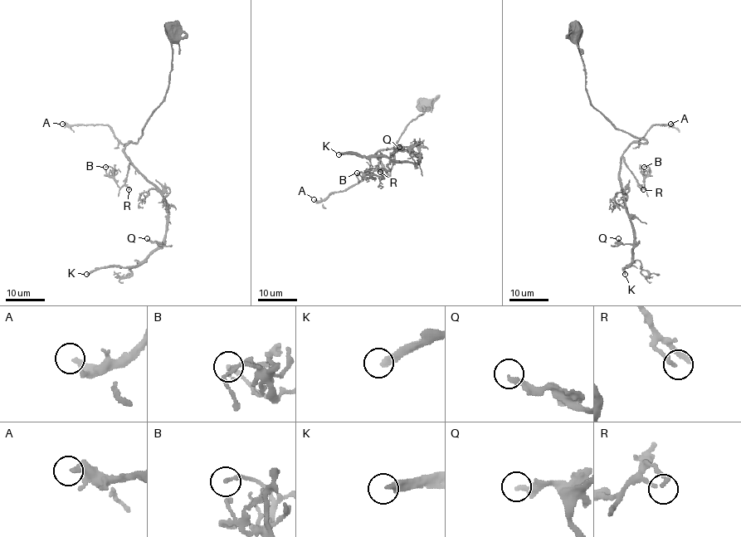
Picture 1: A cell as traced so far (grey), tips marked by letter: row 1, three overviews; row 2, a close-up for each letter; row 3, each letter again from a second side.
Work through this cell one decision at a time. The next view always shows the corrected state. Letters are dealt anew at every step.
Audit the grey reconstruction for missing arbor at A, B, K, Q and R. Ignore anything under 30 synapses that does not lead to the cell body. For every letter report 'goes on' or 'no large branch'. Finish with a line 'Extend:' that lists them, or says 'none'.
A: goes on
B: no large branch
K: goes on
Q: no large branch
R: no large branch
Extend: A, K

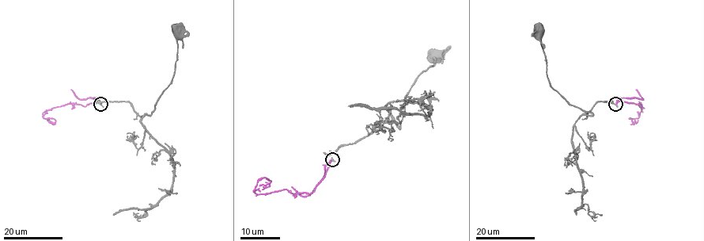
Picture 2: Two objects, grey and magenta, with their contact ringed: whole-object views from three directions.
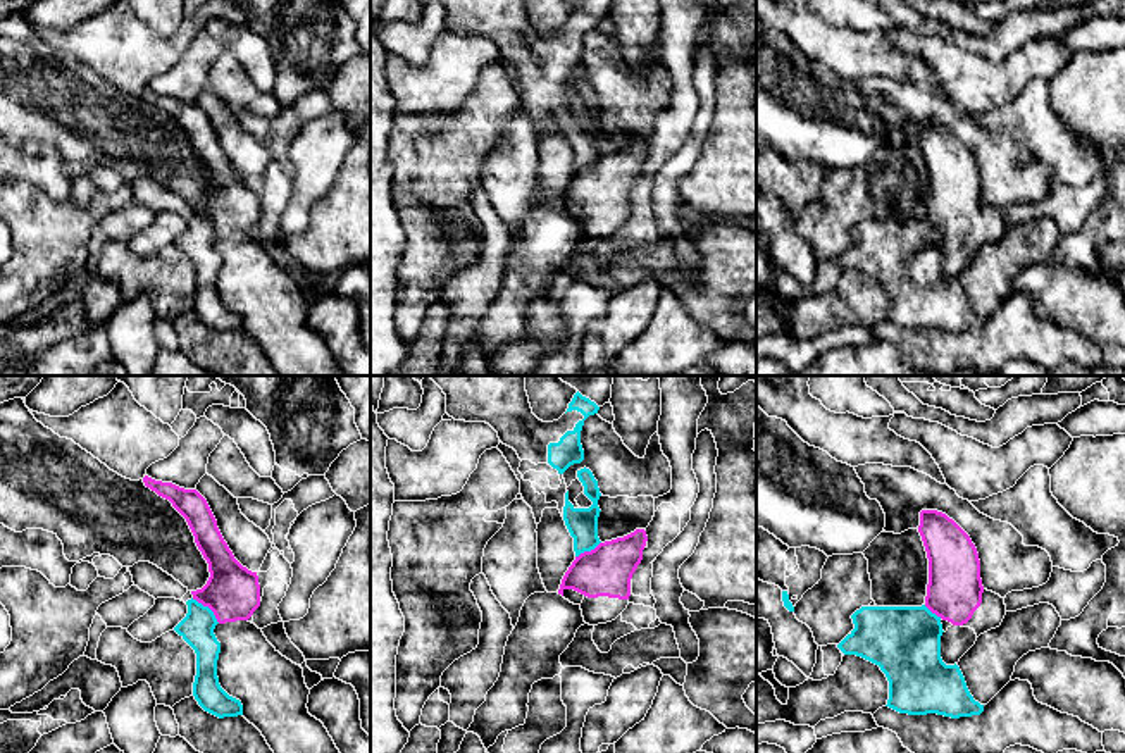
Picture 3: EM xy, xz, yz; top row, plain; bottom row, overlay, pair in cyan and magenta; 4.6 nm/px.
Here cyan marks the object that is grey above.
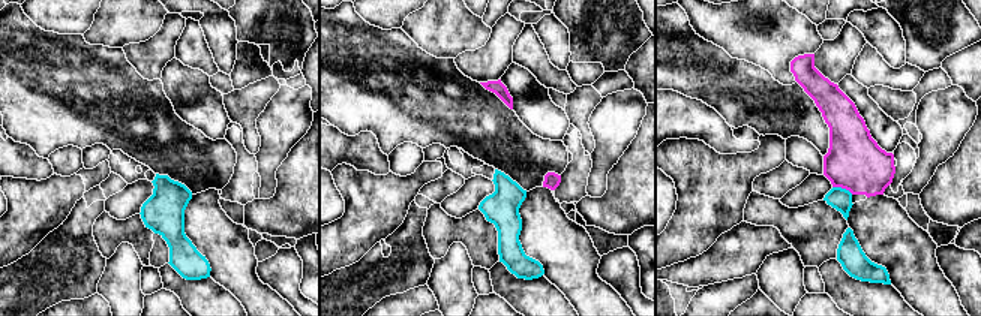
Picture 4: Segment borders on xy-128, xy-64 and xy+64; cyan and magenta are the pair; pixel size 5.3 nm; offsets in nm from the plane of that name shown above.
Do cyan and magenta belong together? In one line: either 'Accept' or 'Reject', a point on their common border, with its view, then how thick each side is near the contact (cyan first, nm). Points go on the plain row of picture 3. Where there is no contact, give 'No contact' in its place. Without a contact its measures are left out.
Reject. Touches cyan at xy (207, 221). Thickness 160 nm (cyan) against 260 nm

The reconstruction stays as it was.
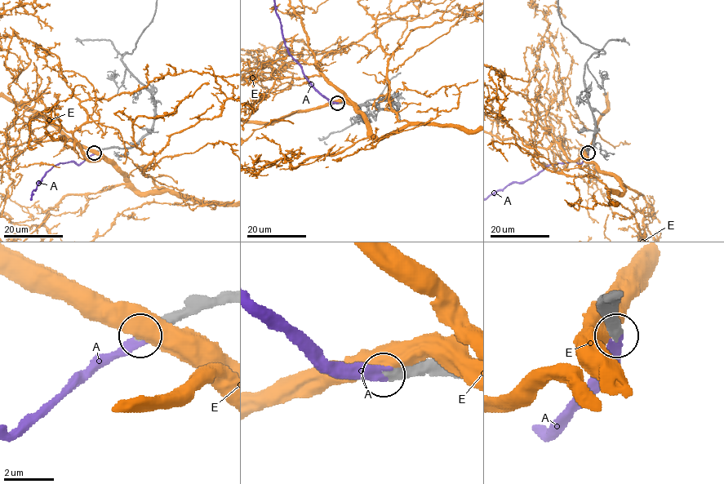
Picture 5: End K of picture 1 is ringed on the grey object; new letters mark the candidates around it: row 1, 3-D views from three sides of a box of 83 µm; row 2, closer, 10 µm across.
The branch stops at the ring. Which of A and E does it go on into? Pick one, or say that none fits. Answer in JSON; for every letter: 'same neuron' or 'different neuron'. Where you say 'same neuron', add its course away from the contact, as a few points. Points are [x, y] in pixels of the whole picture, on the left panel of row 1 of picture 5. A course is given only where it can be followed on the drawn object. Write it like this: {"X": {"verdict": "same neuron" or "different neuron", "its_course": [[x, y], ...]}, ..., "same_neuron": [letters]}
{"A": {"verdict": "same neuron"}, "E": {"verdict": "different neuron"}, "same_neuron": ["A"]}

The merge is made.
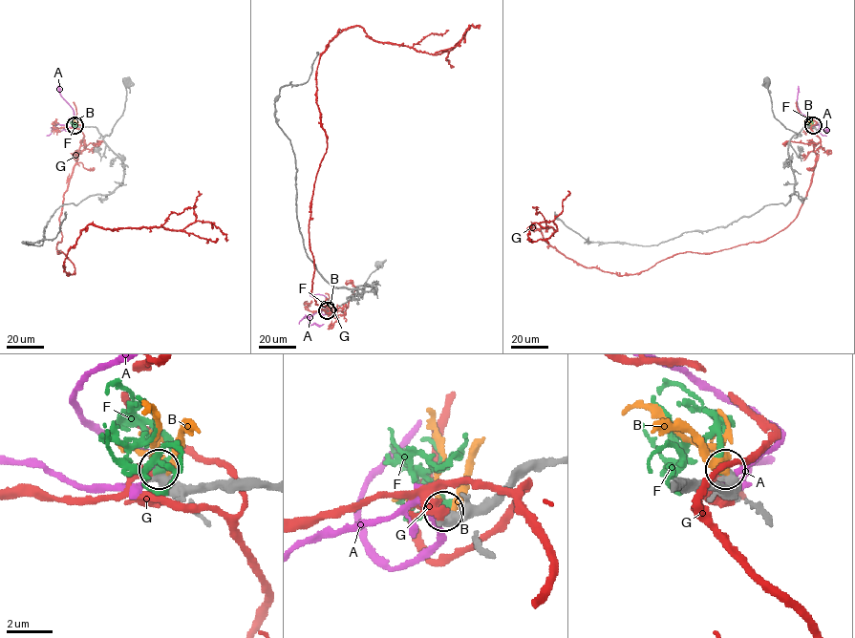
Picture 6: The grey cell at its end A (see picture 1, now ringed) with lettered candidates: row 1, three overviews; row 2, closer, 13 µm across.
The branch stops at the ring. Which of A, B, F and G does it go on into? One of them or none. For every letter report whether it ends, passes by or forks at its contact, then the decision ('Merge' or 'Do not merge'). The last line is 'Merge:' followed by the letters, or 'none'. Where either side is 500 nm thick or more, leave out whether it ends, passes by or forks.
A: Do not merge
B: It passes by. Do not merge
F: It ends there. Do not merge
G: It ends there. Do not merge
Merge: none

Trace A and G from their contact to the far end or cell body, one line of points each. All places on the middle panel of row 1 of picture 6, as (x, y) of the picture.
A: (327, 310), (321, 313), (320, 308), (326, 300), (324, 295), (309, 295)
G: (327, 309), (336, 316), (312, 294), (309, 245), (327, 144), (319, 55), (355, 26), (440, 53), (480, 24)

